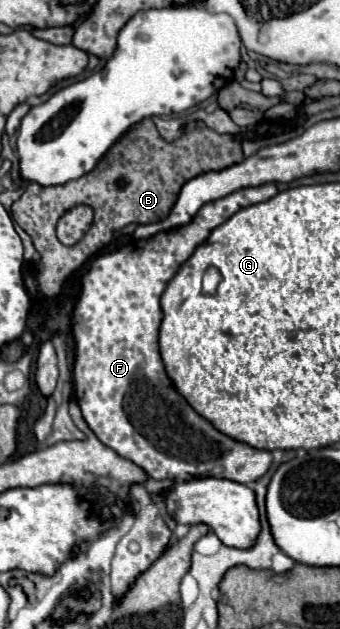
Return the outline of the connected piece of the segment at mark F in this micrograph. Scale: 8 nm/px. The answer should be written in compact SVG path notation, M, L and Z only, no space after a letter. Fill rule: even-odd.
M267 183L261 187L239 189L227 197L217 199L215 203L207 203L199 209L191 223L183 227L175 227L169 231L161 231L149 239L132 242L113 253L97 257L89 271L81 279L81 297L75 307L75 341L77 341L77 357L73 367L73 381L77 403L81 407L83 419L97 435L97 439L113 449L123 459L139 465L151 479L189 479L189 477L207 477L217 465L225 467L225 477L229 481L237 481L243 485L255 483L263 477L271 465L271 453L253 449L247 443L239 443L223 433L219 433L207 419L197 415L191 405L173 389L169 377L165 375L165 367L159 357L157 333L161 323L161 307L159 297L165 291L169 279L175 275L181 263L185 263L197 245L201 245L209 233L225 223L233 213L243 207L269 201L275 197L277 185Z

